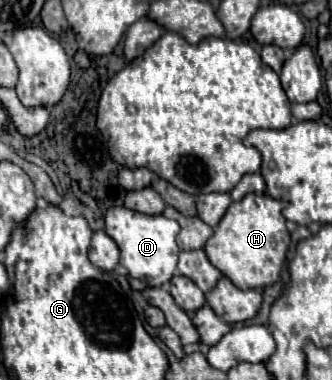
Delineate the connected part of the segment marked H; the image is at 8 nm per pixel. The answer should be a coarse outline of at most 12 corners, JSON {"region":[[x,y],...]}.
{"region":[[249,193],[208,238],[210,262],[248,290],[278,280],[282,202]]}

